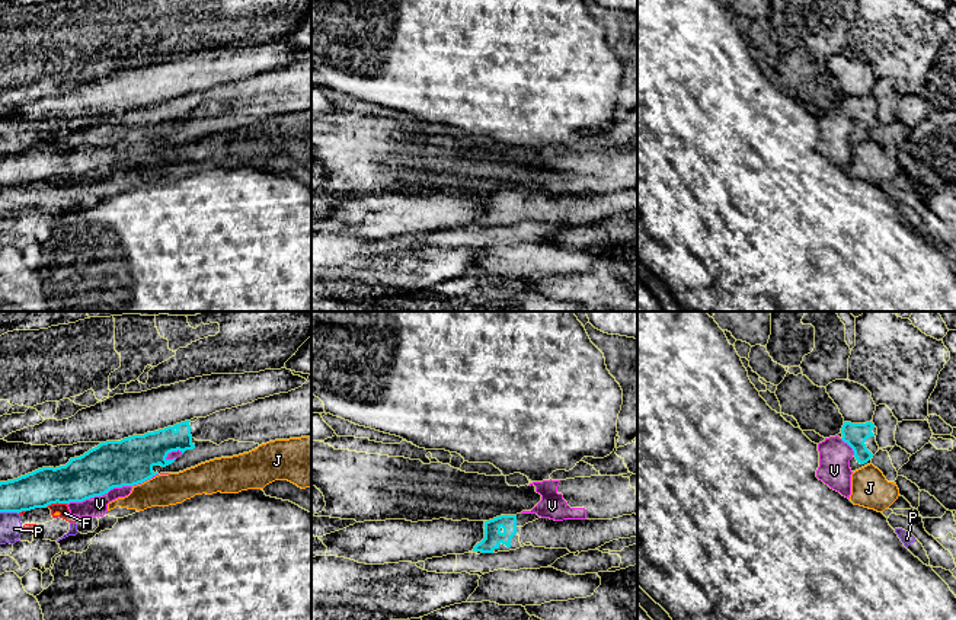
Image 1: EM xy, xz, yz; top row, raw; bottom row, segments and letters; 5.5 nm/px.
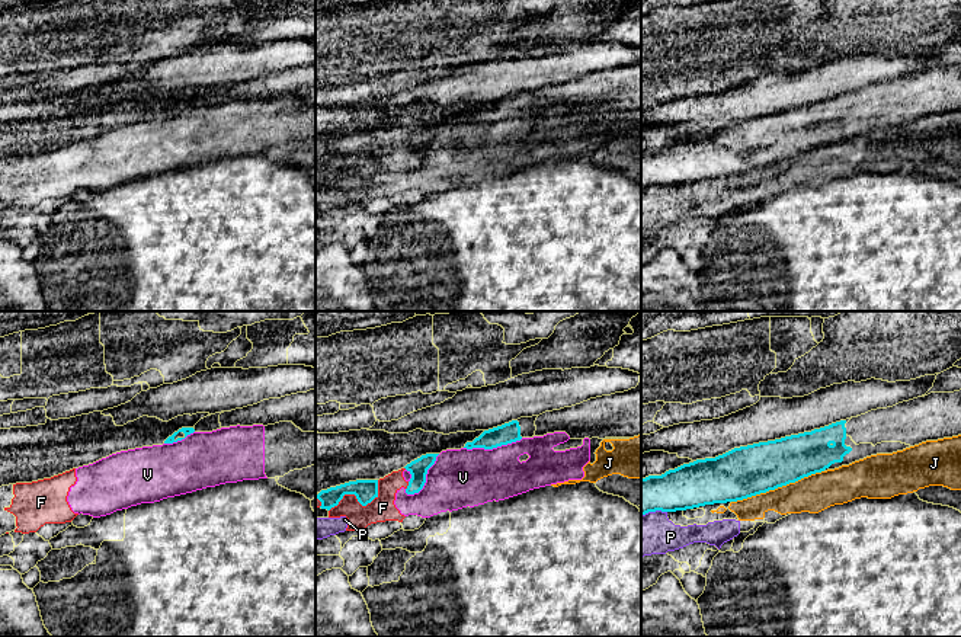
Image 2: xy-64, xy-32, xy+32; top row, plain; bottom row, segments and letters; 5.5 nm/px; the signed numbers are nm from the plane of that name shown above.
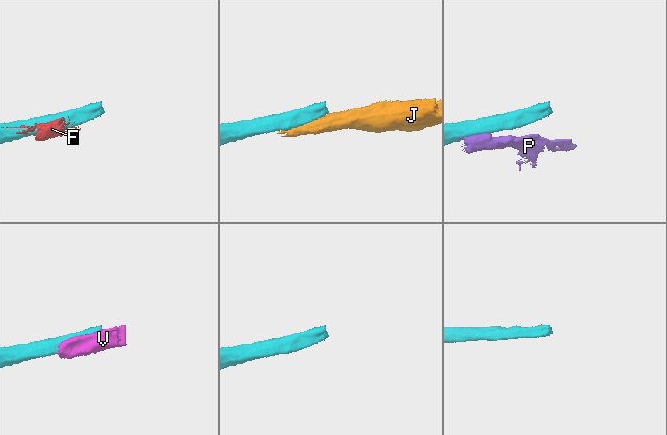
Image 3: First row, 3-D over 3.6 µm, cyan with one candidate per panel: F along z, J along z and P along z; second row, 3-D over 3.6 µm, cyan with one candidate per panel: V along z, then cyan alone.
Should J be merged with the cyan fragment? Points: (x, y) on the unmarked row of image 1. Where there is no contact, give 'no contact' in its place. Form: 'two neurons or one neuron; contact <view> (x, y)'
two neurons; no contact

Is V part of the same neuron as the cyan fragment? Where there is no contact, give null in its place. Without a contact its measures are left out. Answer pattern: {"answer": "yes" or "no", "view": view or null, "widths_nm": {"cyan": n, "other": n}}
{"answer": "no", "view": "xy", "widths_nm": {"cyan": 260, "other": 110}}

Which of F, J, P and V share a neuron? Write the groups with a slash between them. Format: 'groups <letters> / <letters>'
groups F V / J P

